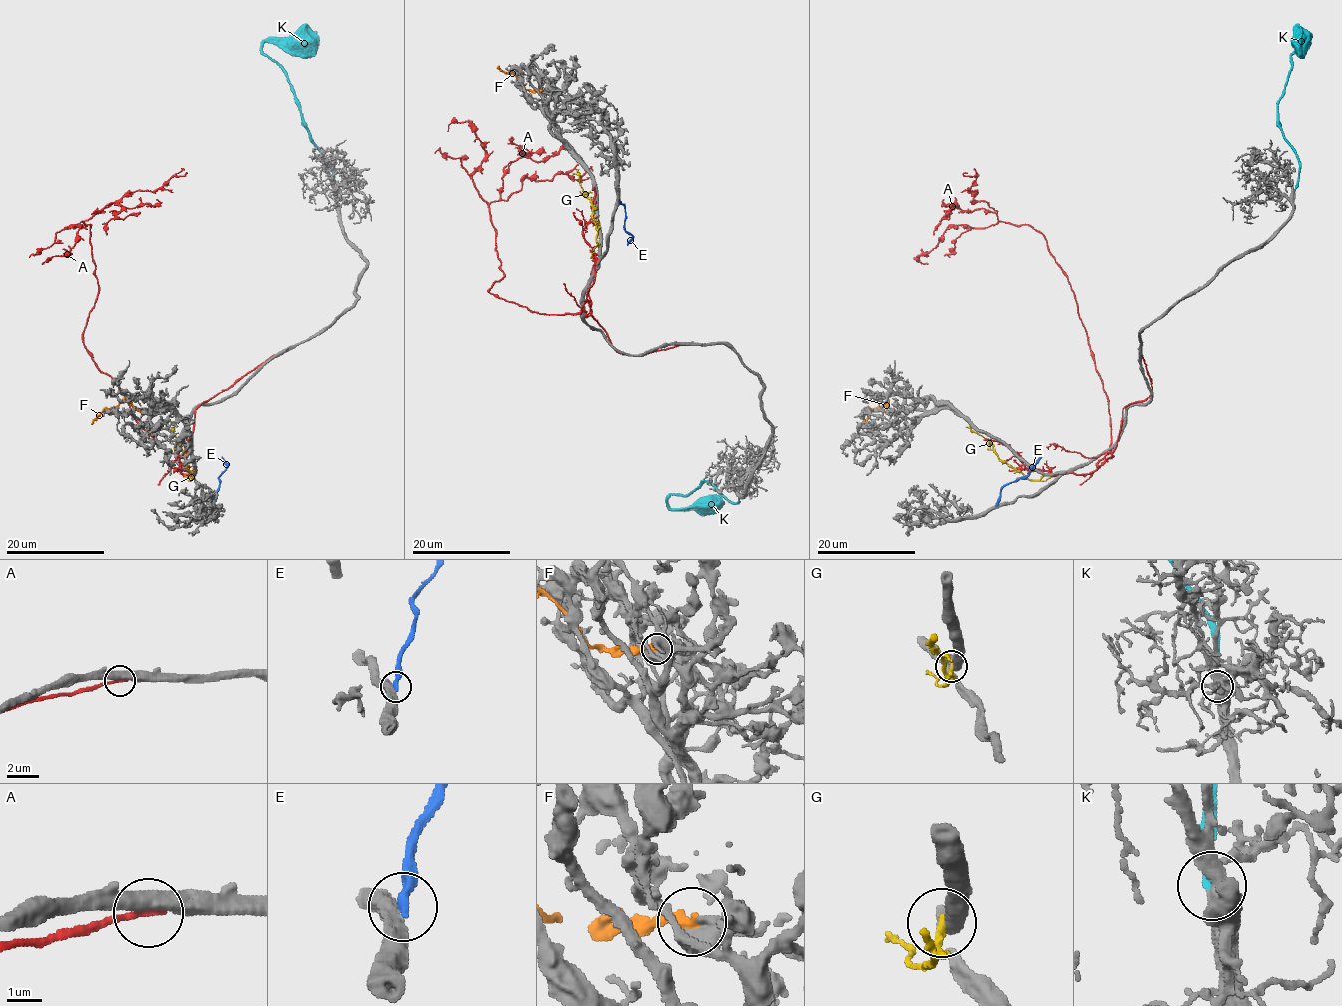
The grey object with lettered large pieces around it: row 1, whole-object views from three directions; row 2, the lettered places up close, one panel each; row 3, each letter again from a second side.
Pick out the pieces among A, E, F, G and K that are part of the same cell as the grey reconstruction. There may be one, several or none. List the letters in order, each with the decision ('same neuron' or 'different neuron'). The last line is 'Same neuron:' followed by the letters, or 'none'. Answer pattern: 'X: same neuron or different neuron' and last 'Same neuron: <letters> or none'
A: different neuron
E: different neuron
F: different neuron
G: different neuron
K: same neuron
Same neuron: K

